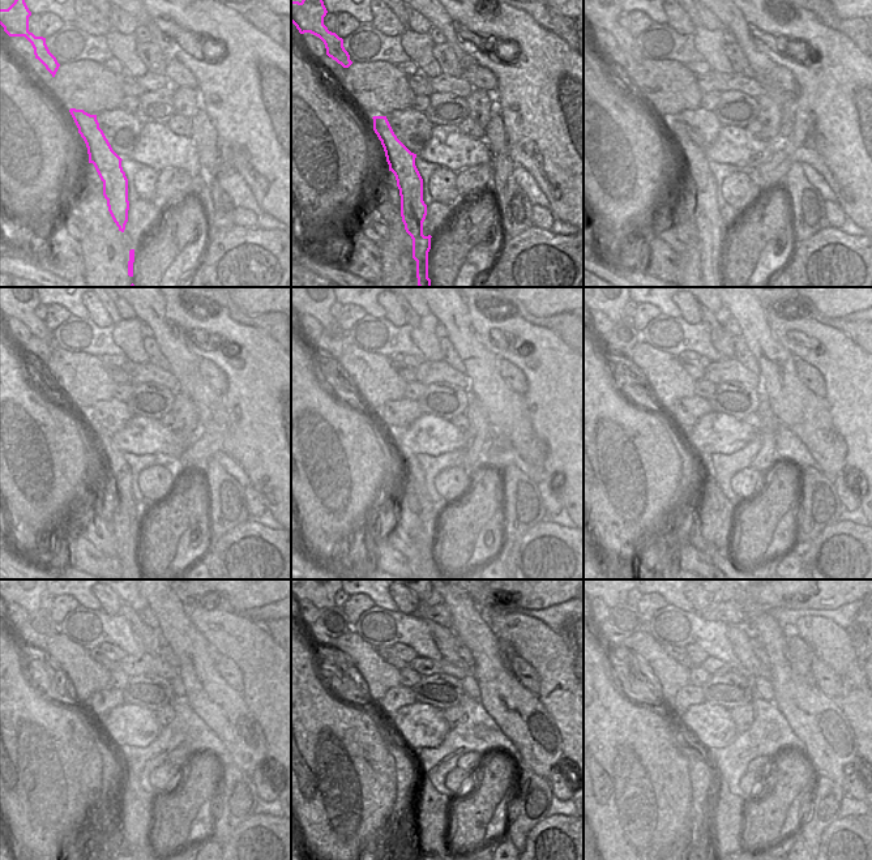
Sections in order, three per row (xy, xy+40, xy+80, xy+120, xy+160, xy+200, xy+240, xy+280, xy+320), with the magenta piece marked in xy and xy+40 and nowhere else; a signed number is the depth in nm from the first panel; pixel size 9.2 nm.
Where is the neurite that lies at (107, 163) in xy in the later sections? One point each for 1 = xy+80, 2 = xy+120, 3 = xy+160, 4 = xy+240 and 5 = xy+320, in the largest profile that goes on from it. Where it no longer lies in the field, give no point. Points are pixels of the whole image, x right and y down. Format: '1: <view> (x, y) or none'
1: xy+80 (710, 227)
2: xy+120 (127, 521)
3: xy+160 (417, 508)
4: xy+240 (132, 792)
5: xy+320 (722, 786)

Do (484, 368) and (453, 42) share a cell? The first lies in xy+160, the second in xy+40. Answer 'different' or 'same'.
same

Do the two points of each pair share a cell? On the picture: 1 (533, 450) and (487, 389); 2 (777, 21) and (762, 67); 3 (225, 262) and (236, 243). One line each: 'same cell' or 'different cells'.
1: same cell
2: different cells
3: same cell

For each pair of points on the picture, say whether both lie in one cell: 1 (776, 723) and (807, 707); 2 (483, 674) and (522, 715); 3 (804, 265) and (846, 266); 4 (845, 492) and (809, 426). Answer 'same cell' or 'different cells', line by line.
1: different cells
2: same cell
3: same cell
4: different cells

